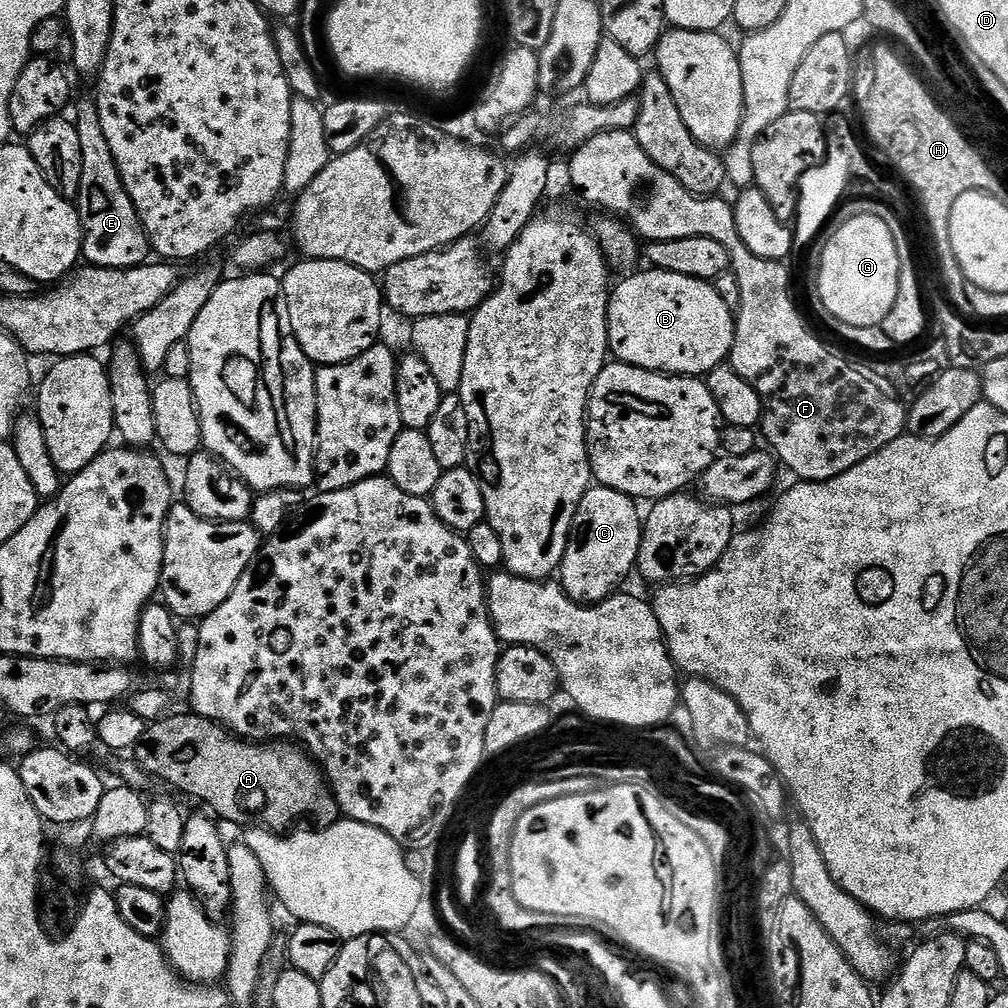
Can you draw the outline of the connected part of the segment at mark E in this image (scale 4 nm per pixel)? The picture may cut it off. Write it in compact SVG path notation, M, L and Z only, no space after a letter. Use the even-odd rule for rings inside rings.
M90 96L82 99L79 97L75 101L75 108L74 123L82 151L82 177L79 194L74 201L83 230L81 257L91 267L136 268L149 261L152 251L148 235L121 180L110 144L106 140L105 131L102 130L101 116L98 114L95 99Z

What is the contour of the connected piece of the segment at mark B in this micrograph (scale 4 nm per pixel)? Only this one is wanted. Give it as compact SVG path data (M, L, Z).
M652 268L648 272L636 272L633 276L628 276L620 285L611 289L608 298L608 347L611 355L621 364L629 364L635 368L644 368L647 372L663 372L669 376L694 376L697 378L707 377L710 370L714 370L719 364L725 363L731 357L732 343L736 333L736 321L733 309L722 302L722 297L718 295L715 283L698 278L686 278L686 274L674 274L661 268Z

